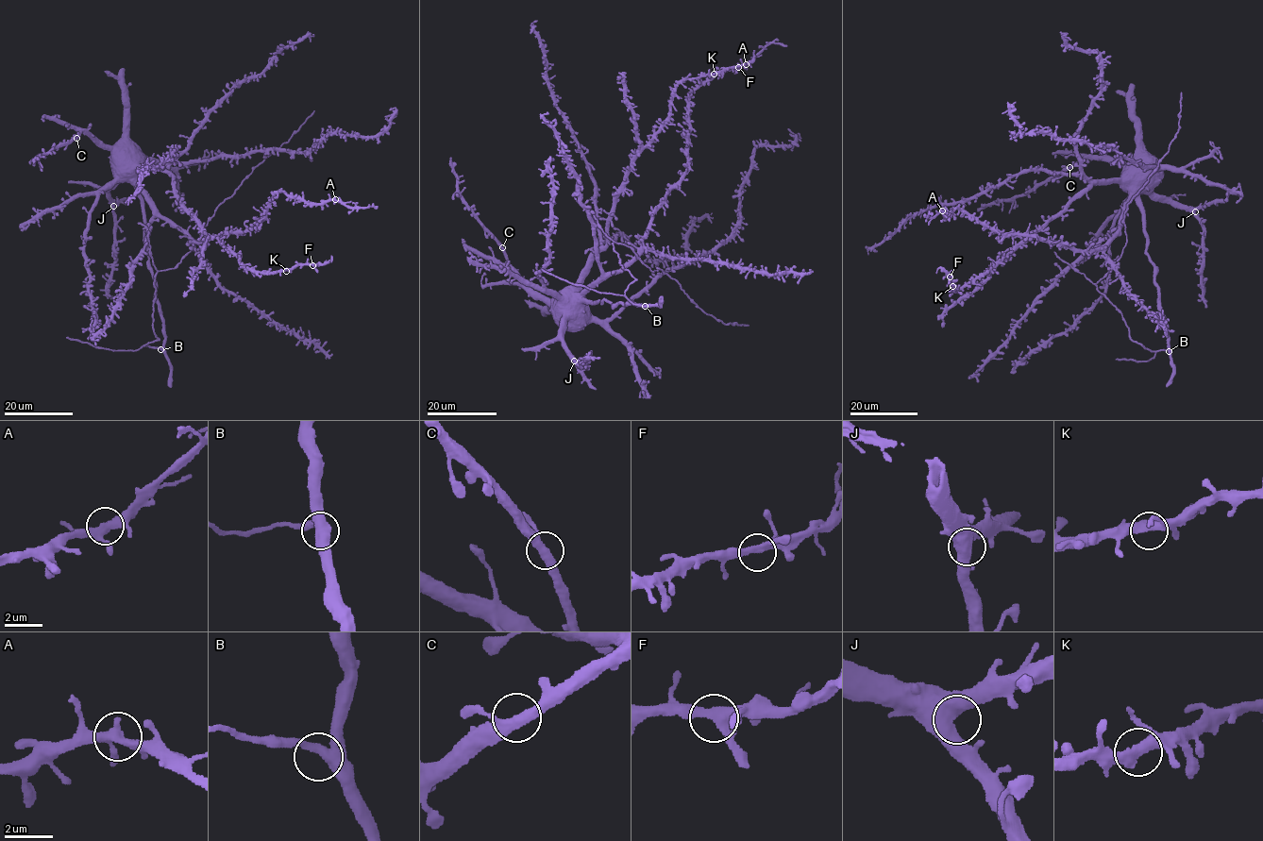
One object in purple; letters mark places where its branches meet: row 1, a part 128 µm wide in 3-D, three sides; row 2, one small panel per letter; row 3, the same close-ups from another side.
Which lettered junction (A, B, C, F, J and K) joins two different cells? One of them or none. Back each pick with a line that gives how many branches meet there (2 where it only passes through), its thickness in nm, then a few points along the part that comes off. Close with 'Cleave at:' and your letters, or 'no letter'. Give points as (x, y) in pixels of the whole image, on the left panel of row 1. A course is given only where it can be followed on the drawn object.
Cleave at: no letter

